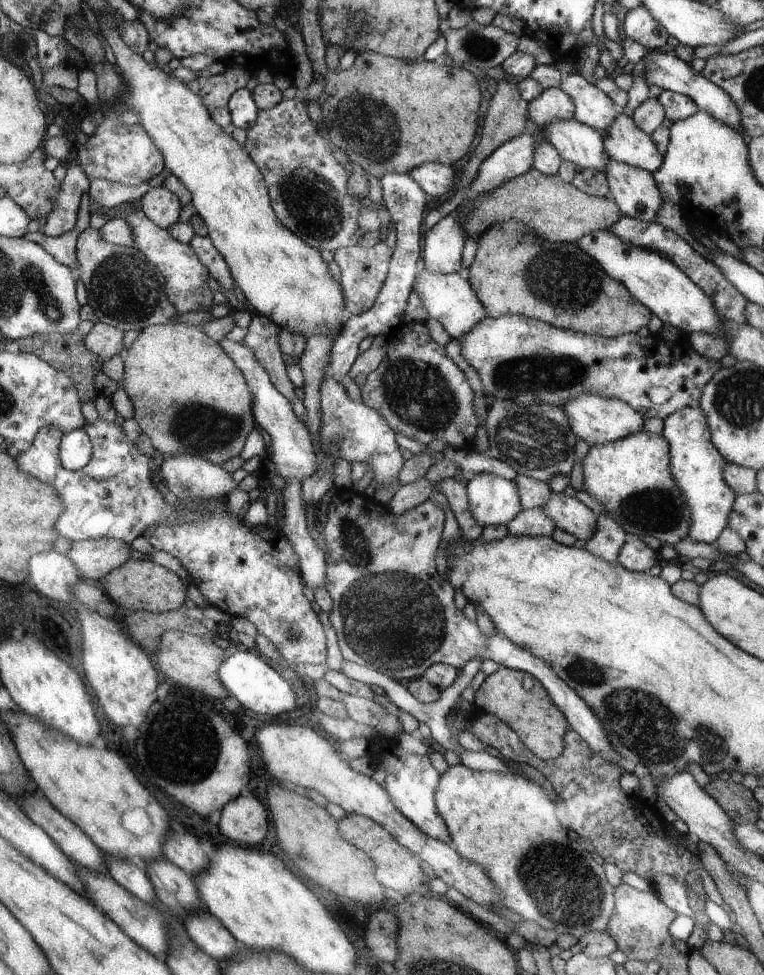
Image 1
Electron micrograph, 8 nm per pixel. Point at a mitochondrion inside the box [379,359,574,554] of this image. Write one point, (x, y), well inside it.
(525, 436)

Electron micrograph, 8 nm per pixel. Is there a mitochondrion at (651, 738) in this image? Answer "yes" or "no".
yes

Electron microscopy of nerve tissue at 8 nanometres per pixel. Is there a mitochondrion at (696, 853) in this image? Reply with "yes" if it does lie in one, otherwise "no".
no

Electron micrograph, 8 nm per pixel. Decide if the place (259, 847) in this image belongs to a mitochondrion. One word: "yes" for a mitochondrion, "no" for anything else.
no

